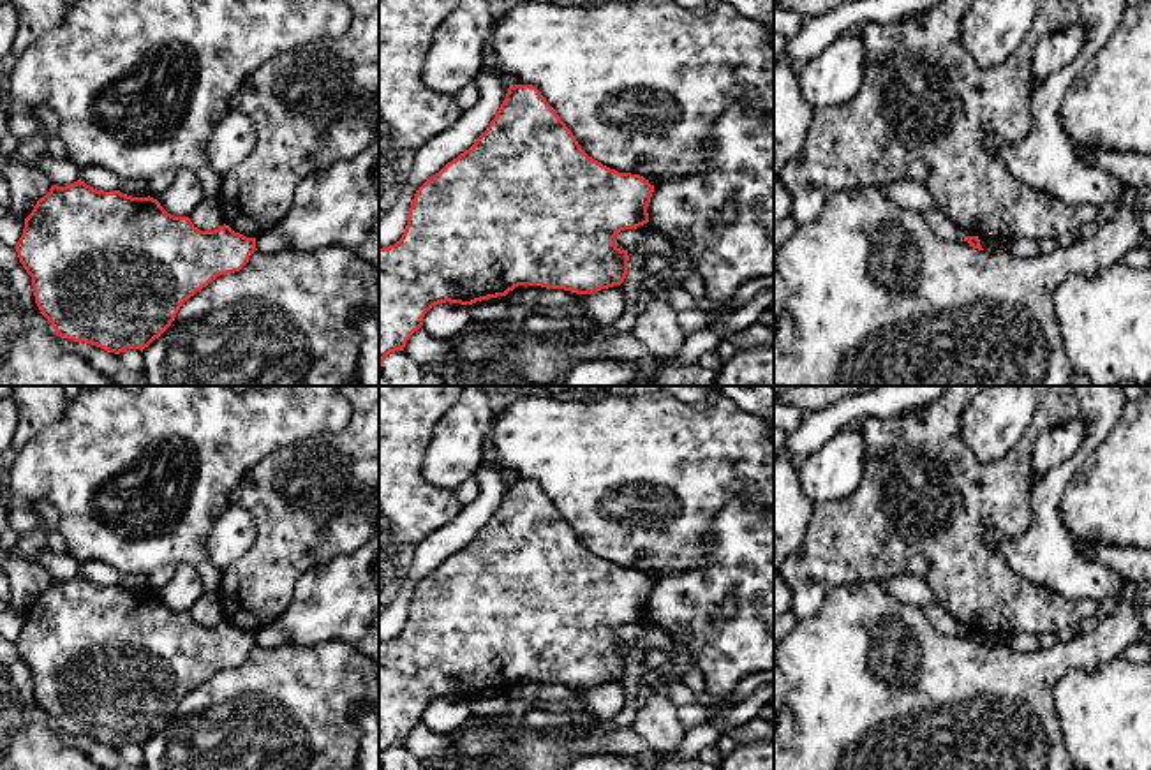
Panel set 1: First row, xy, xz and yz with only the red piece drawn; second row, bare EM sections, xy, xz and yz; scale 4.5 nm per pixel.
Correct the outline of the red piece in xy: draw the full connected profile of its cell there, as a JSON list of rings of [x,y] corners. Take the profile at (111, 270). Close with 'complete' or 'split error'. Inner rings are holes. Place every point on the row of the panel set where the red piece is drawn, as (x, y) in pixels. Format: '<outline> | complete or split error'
[[[81,180],[53,185],[37,201],[14,248],[32,277],[35,303],[56,335],[115,354],[148,347],[190,296],[217,277],[240,271],[257,250],[256,238],[226,224],[199,231],[189,217],[167,213],[150,196],[104,192]]] | complete

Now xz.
[[[509,86],[495,118],[474,144],[416,190],[402,238],[379,248],[379,372],[384,358],[404,351],[423,326],[425,314],[439,303],[472,305],[506,296],[518,285],[576,294],[620,285],[629,255],[615,245],[615,236],[649,222],[652,192],[654,185],[643,176],[619,173],[589,157],[536,86]]] | complete

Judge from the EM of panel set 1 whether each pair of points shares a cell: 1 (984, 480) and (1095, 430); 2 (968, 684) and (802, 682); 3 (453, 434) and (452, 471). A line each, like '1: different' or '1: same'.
1: different
2: same
3: same

